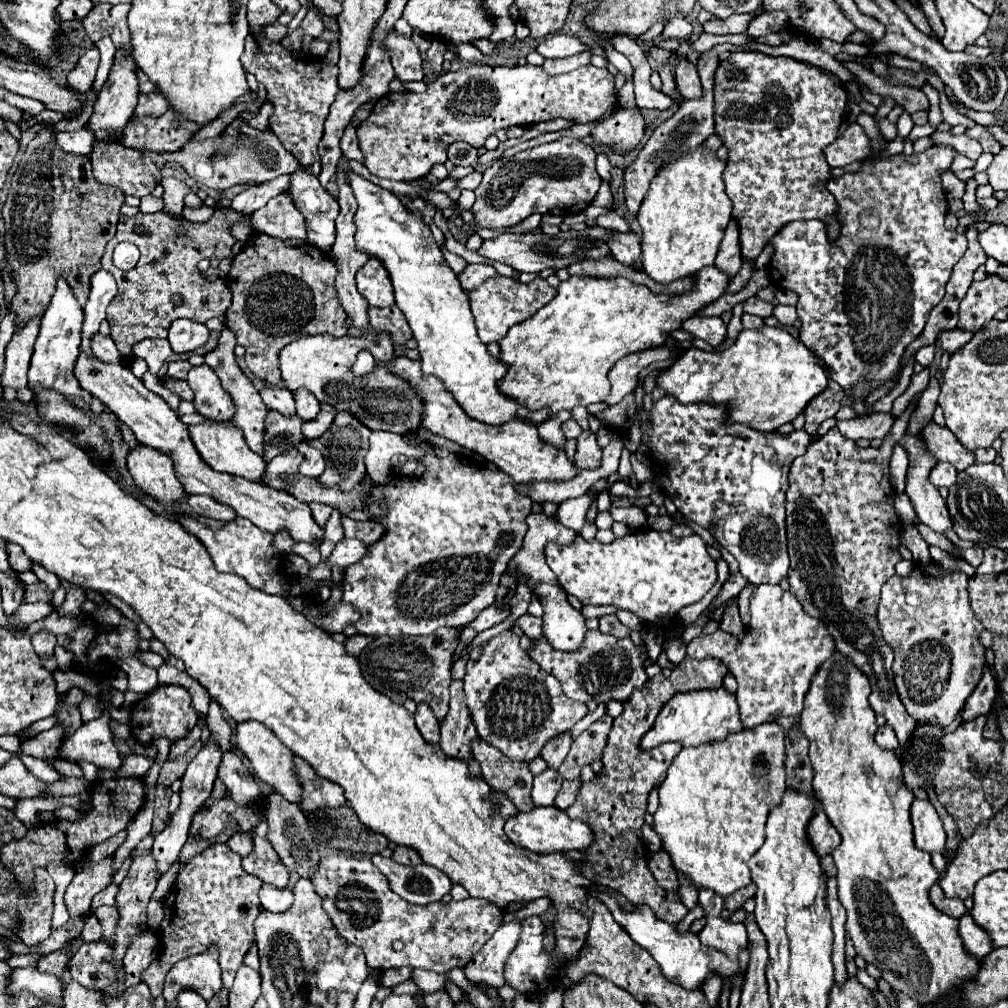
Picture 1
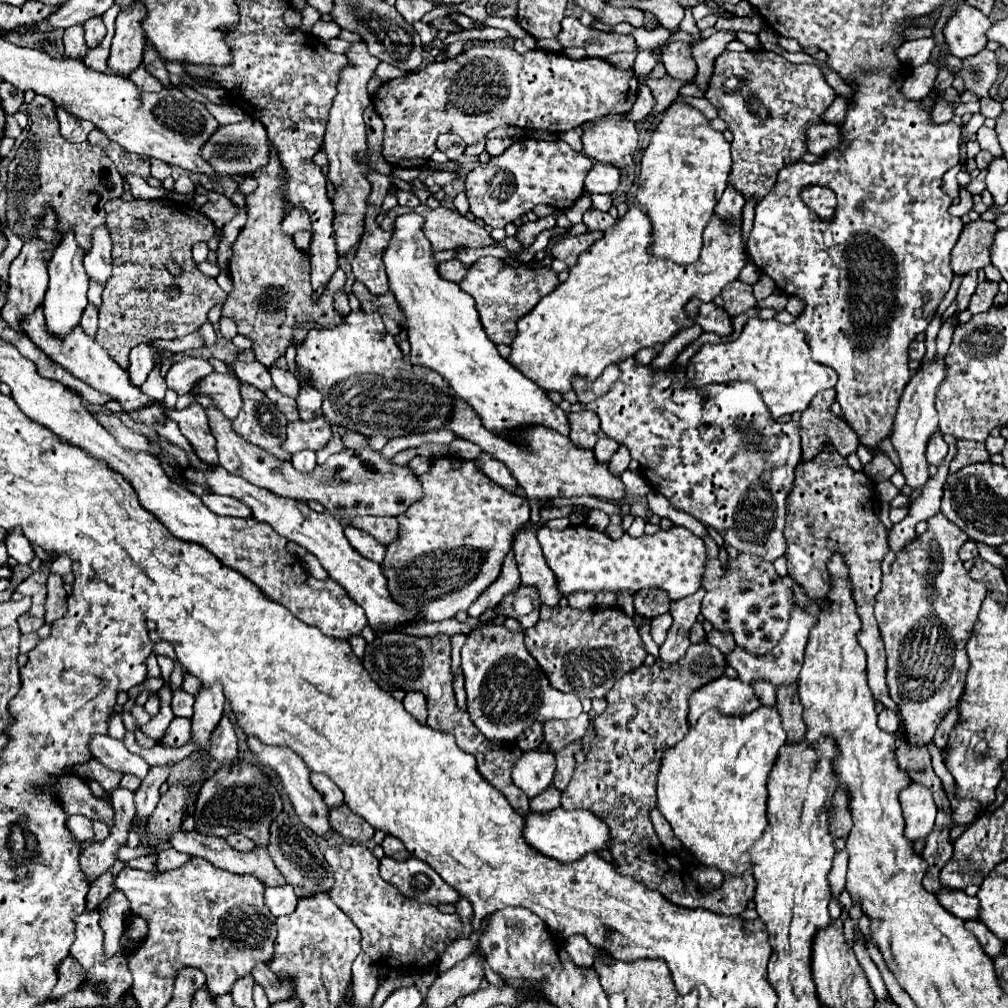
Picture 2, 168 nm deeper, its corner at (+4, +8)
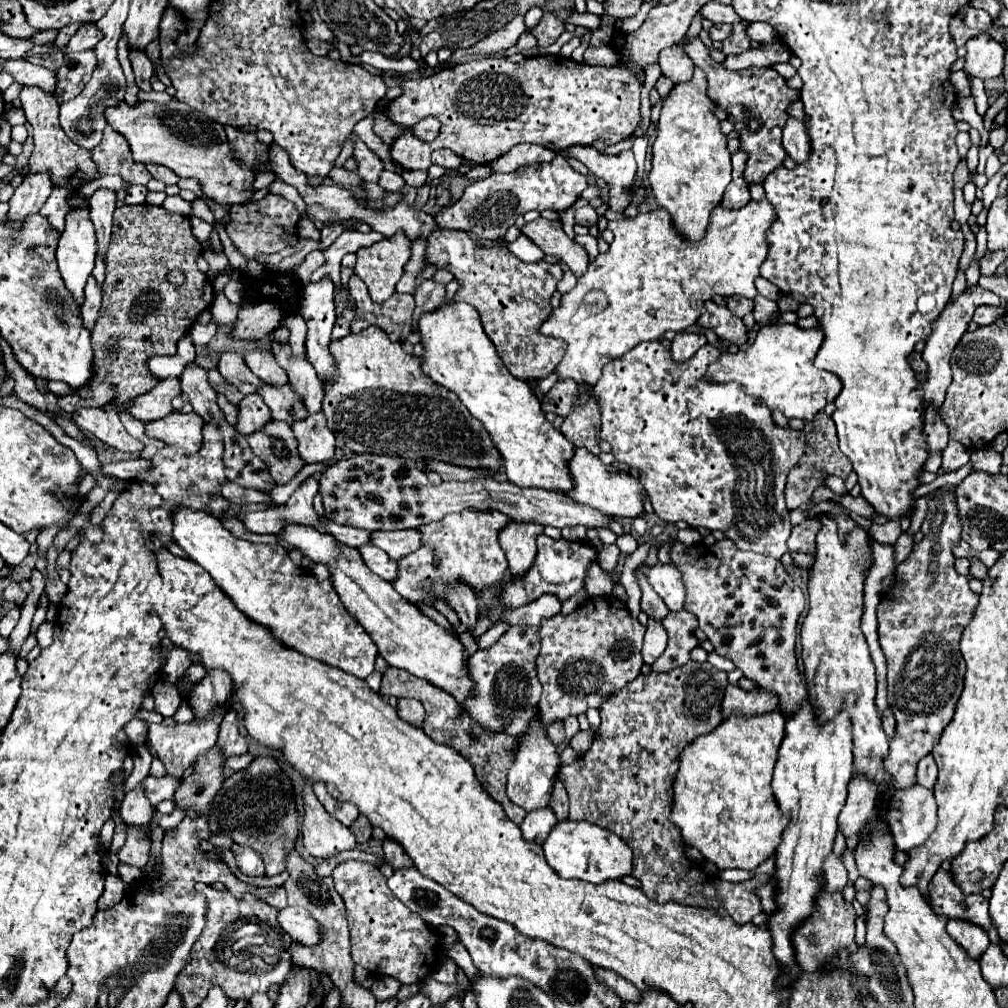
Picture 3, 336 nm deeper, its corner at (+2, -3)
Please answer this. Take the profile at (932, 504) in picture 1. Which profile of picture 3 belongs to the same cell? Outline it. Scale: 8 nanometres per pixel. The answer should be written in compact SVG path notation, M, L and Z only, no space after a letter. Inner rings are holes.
M975 285L975 287L971 287L971 289L965 289L959 297L951 299L951 301L945 305L945 309L941 311L941 315L931 323L931 333L929 333L929 337L925 339L925 349L923 349L923 361L929 365L927 381L921 383L921 385L923 385L923 391L925 391L925 405L941 407L941 403L943 403L943 399L945 399L945 391L947 391L947 387L949 387L949 383L951 383L949 357L951 357L955 345L959 343L959 339L963 337L963 333L967 331L967 325L969 325L969 321L971 321L971 317L973 317L973 311L975 311L979 305L1001 306L1002 304L1003 301L999 299L995 293L991 293L991 291L987 291L987 289L979 287L979 285Z

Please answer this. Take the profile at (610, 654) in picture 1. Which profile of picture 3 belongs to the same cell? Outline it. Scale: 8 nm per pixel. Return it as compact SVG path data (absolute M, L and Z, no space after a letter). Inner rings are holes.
M613 595L589 597L573 613L541 621L543 643L537 657L537 677L543 685L539 711L545 727L553 719L581 715L589 707L599 707L639 675L645 627L631 617L627 607L613 607L611 603L621 601Z

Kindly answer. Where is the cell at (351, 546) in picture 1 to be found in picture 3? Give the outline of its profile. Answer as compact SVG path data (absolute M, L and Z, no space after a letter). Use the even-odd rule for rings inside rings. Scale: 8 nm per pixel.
M367 543L363 547L359 547L359 553L365 561L365 565L379 575L381 579L393 583L393 579L397 579L397 561L393 561L383 549L375 547L373 543Z

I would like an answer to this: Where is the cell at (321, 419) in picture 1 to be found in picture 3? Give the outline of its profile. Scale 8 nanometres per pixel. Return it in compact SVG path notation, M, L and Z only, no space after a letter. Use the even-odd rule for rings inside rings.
M275 341L271 343L275 359L281 363L281 367L285 367L291 387L299 393L299 397L303 399L305 407L309 413L317 413L321 411L321 401L323 401L323 383L317 379L317 373L313 371L311 363L305 359L305 355L295 355L291 353L289 341L281 343Z

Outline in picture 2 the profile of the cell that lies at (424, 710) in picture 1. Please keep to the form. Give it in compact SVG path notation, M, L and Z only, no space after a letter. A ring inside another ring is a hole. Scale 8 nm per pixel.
M407 692L405 700L405 710L419 722L425 724L427 722L427 704L425 704L425 696L421 692Z

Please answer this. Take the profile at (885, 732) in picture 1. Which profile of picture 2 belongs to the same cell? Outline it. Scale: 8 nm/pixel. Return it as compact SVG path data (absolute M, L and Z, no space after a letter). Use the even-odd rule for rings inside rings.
M883 710L881 714L879 714L879 728L883 730L883 732L889 732L889 734L893 734L895 732L895 728L897 728L897 714L895 712L891 712L891 710Z

